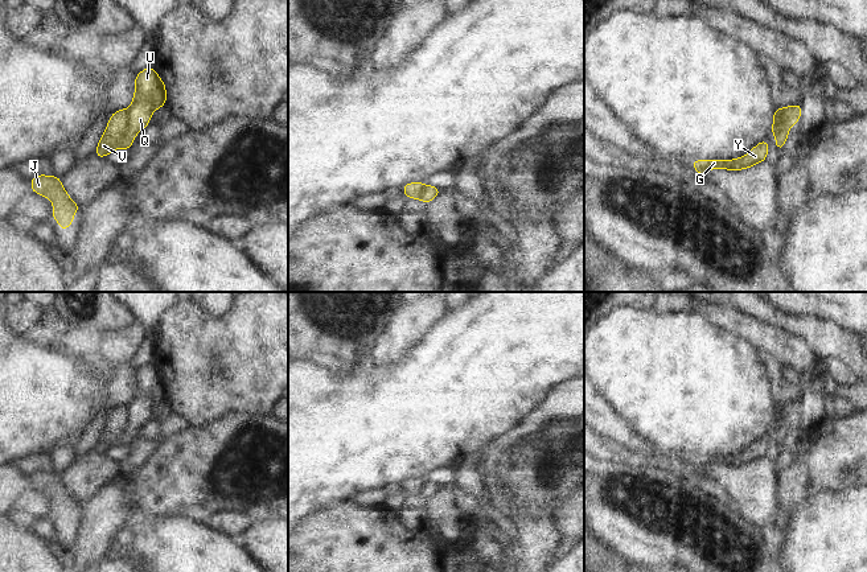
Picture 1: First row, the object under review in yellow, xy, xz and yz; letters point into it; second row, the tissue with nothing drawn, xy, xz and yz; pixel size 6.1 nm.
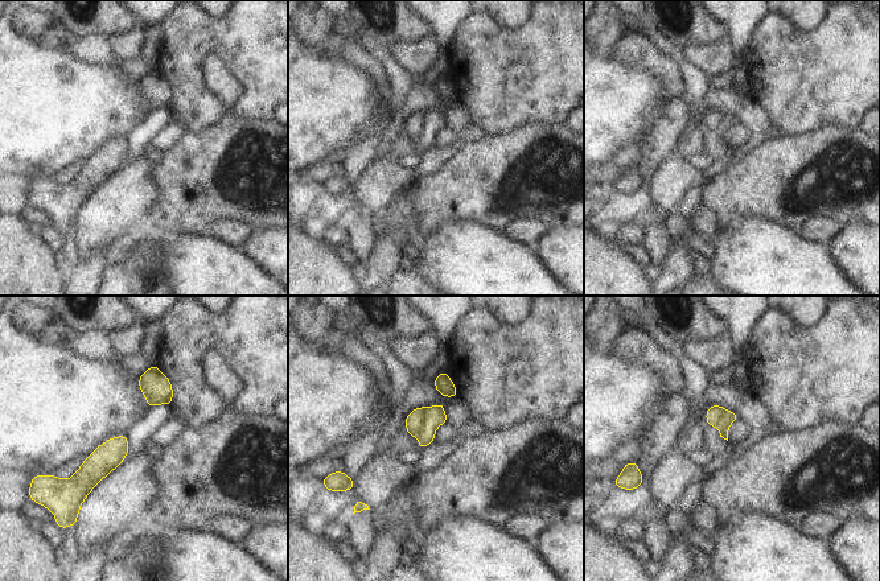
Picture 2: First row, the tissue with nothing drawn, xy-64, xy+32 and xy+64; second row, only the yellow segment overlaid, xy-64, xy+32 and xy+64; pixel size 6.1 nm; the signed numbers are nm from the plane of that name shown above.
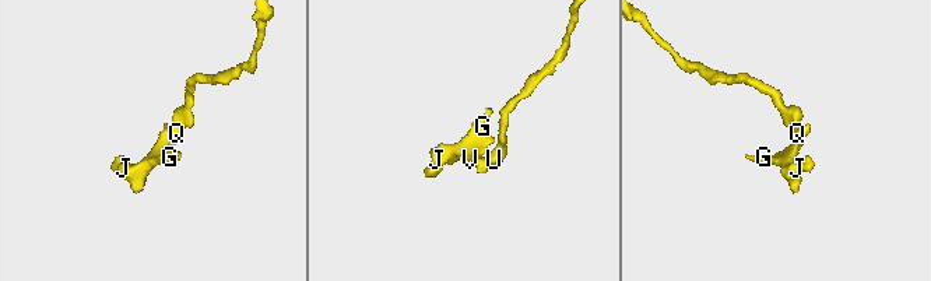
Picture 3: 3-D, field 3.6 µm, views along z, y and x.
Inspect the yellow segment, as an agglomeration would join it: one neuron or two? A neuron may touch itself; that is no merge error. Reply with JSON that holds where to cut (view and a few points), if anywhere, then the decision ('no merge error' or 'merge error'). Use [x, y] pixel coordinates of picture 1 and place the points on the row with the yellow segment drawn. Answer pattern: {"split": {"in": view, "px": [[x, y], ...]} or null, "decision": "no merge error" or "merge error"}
{"split": {"in": "xy", "px": [[127, 110], [127, 132], [120, 148]]}, "decision": "merge error"}

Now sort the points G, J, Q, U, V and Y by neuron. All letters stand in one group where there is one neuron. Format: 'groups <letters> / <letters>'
groups G J V Y / Q U

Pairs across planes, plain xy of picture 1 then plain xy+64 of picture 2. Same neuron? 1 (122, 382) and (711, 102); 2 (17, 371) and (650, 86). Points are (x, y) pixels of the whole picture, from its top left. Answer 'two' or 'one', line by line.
1: one
2: one

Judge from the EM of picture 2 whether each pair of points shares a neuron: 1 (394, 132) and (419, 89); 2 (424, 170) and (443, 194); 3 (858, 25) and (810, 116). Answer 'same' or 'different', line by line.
1: same
2: different
3: same

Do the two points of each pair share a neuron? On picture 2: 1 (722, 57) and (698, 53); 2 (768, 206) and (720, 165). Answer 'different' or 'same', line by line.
1: same
2: different

